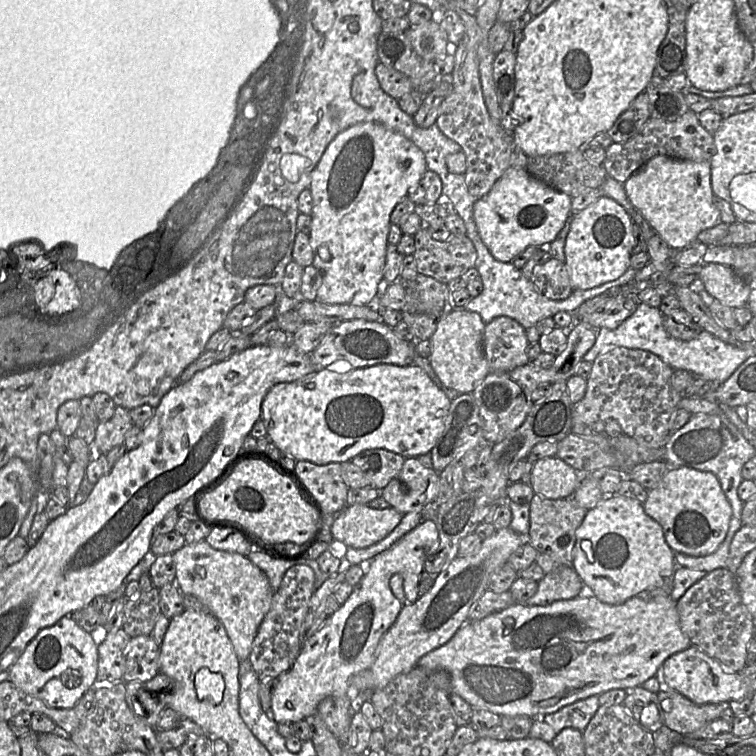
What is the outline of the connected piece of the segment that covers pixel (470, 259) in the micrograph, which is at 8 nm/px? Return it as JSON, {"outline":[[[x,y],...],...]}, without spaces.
{"outline":[[[424,226],[414,235],[413,256],[419,274],[447,284],[474,267],[477,252],[472,241],[466,236],[450,235],[447,241],[436,241]]]}

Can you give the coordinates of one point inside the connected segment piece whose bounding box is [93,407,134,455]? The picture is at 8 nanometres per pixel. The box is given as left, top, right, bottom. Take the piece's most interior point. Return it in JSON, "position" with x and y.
{"position":[111,433]}

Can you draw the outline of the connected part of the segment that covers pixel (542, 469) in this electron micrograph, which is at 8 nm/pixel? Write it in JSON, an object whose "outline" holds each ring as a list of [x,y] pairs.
{"outline":[[[546,457],[534,463],[531,487],[536,495],[547,499],[567,498],[588,474],[579,473],[557,457]]]}

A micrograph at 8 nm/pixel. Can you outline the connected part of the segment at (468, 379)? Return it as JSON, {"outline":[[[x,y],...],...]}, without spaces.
{"outline":[[[455,308],[437,325],[430,338],[430,364],[441,383],[459,394],[472,393],[490,373],[483,350],[484,322],[481,316],[463,308]]]}

